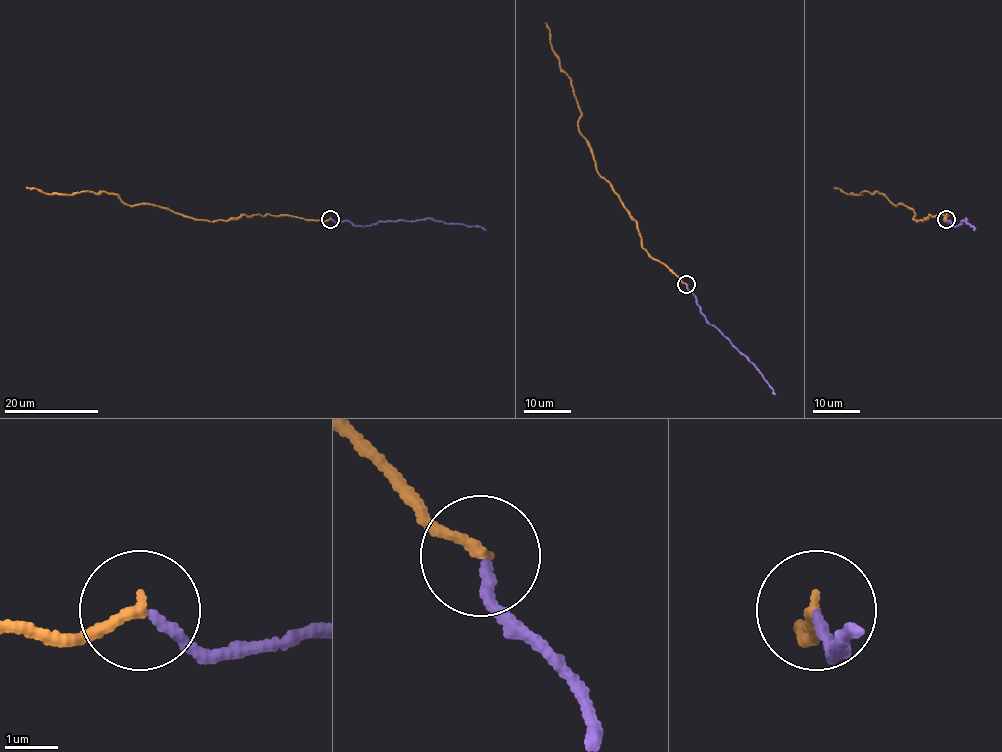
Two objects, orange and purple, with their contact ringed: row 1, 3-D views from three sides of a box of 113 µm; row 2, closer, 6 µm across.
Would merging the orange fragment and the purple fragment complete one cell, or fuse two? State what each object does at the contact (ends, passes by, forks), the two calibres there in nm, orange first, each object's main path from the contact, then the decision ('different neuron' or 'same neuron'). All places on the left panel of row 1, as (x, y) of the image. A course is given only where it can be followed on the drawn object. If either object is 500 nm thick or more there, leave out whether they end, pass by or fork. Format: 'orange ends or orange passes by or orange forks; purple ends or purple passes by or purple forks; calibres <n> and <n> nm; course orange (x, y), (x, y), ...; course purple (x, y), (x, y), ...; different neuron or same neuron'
orange ends; purple ends; calibres 200 and 180 nm; course orange (330, 218), (244, 215), (213, 222), (151, 204), (130, 205), (103, 191), (63, 195), (26, 186); course purple (331, 218), (356, 225), (432, 218), (480, 225), (486, 230); same neuron

